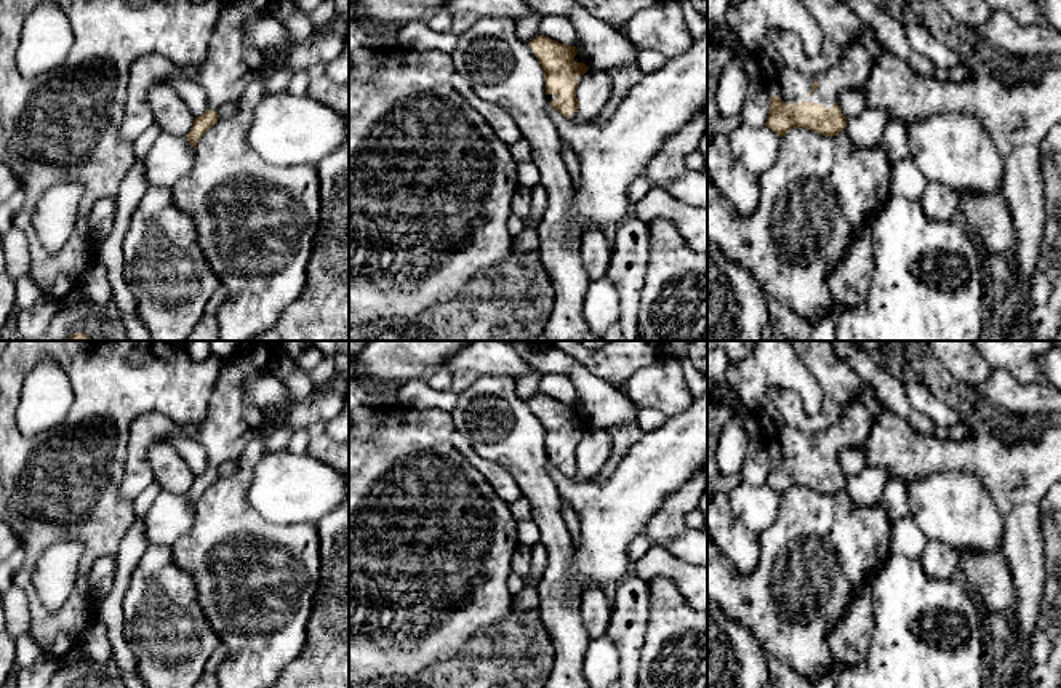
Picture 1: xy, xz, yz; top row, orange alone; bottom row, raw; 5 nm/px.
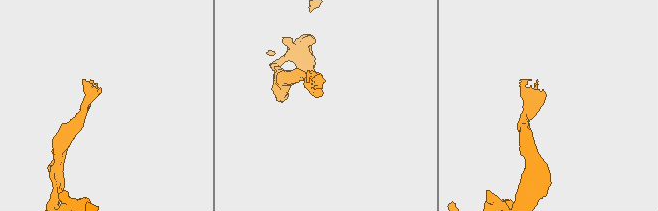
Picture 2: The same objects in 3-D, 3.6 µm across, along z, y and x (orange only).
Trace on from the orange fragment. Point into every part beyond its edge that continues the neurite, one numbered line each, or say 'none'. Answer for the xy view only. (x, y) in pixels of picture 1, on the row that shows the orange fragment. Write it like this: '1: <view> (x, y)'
1: xy (231, 66)

